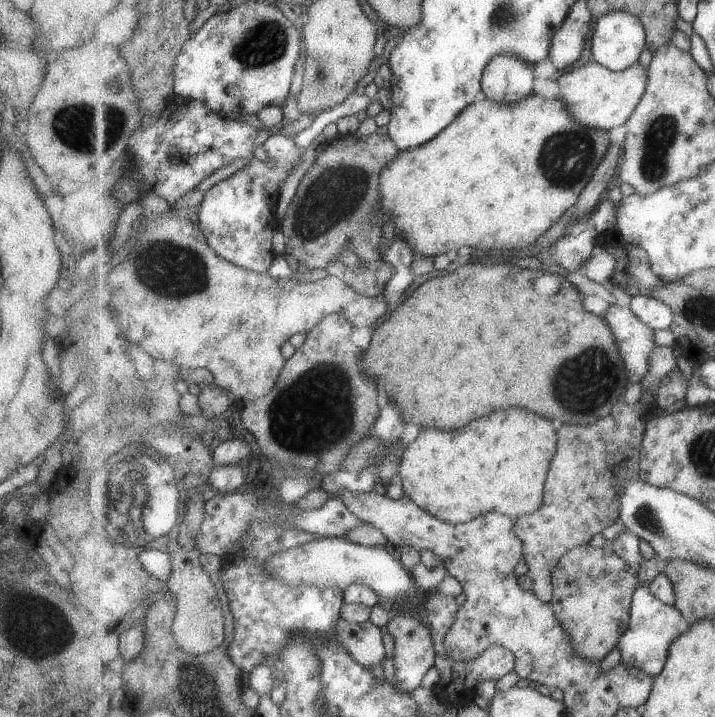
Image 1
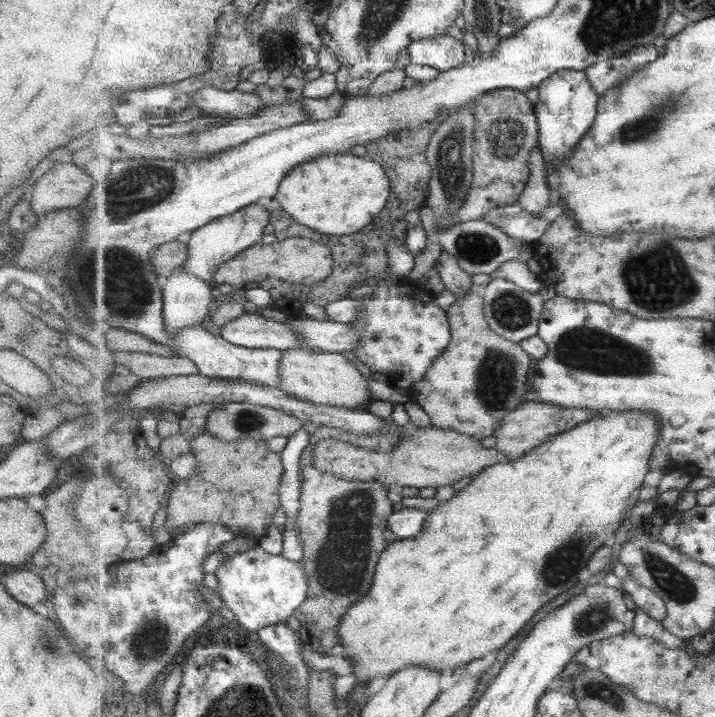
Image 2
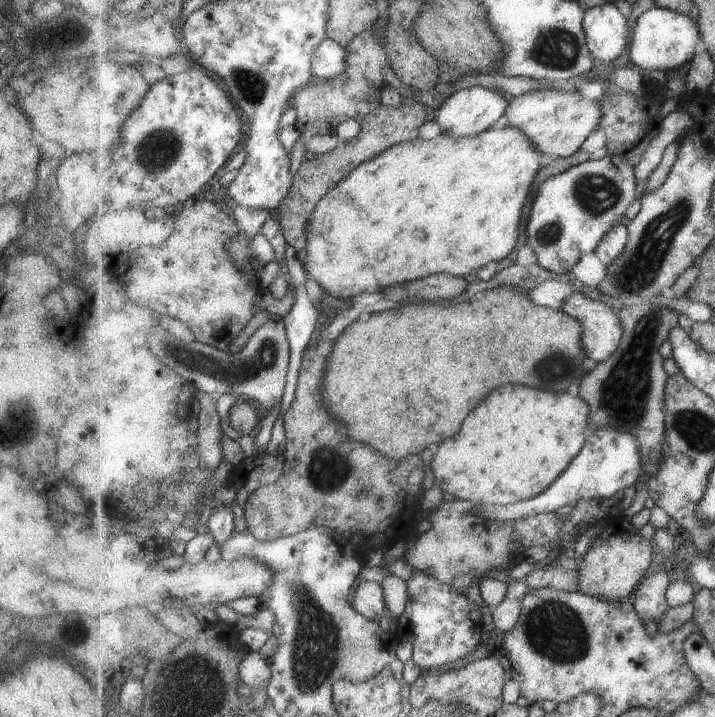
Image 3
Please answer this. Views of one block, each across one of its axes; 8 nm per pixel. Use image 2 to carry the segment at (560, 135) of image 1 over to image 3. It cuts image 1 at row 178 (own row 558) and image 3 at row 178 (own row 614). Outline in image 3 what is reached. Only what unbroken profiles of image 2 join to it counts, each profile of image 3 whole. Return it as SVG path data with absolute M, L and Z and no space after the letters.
M502 124L491 127L482 133L458 138L449 136L441 132L432 139L416 138L415 140L396 144L394 147L383 151L374 159L361 163L353 172L350 172L345 179L335 185L319 202L318 207L311 213L306 224L306 258L305 268L306 278L315 280L327 295L327 299L334 298L346 301L361 292L377 292L385 290L393 284L403 284L409 280L425 278L431 274L447 272L453 276L469 276L471 272L483 268L489 262L503 260L505 256L511 254L511 250L517 244L519 238L519 224L523 216L523 206L529 194L529 186L535 180L537 172L541 170L542 152L533 144L533 141L521 130L515 127L505 127Z

